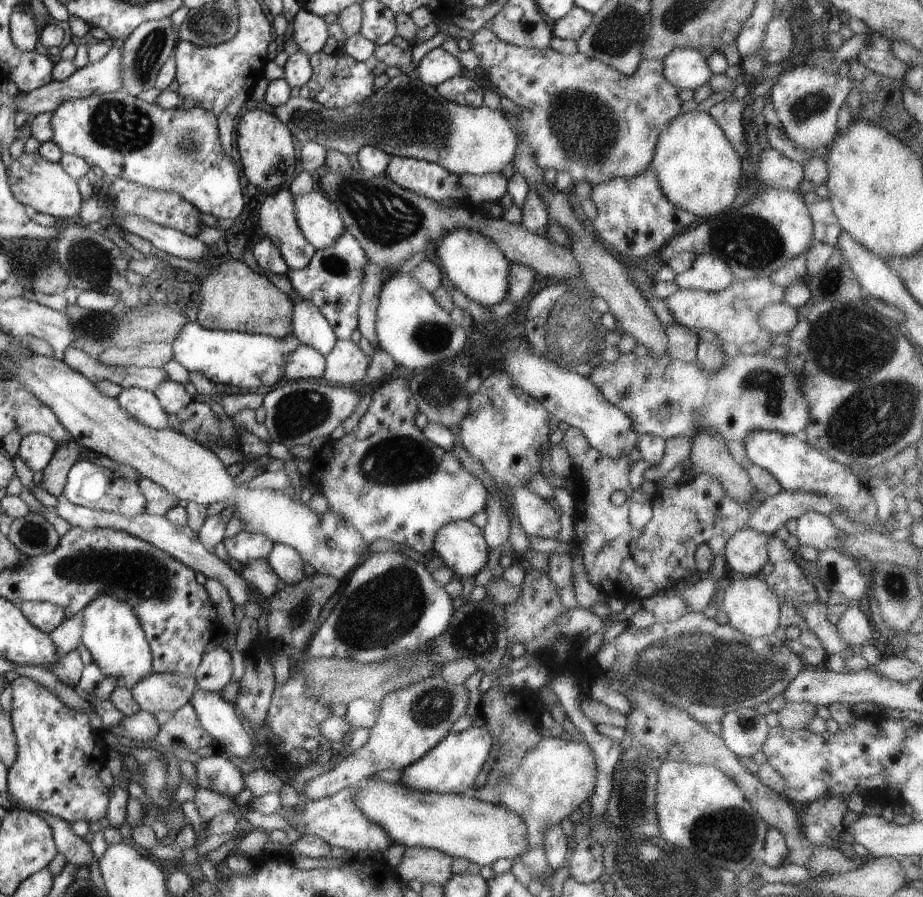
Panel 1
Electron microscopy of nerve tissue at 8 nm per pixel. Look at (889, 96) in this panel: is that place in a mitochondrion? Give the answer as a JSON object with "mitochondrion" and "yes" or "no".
{"mitochondrion":"no"}

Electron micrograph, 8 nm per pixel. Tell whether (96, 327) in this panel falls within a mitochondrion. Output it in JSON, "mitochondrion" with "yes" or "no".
{"mitochondrion":"yes"}

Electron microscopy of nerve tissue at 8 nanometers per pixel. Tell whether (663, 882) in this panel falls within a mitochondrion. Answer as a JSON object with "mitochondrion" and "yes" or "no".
{"mitochondrion":"yes"}

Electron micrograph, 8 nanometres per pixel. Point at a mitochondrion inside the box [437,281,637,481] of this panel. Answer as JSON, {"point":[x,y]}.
{"point":[574,336]}

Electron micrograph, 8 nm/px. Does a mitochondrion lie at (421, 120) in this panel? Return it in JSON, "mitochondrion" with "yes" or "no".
{"mitochondrion":"yes"}

